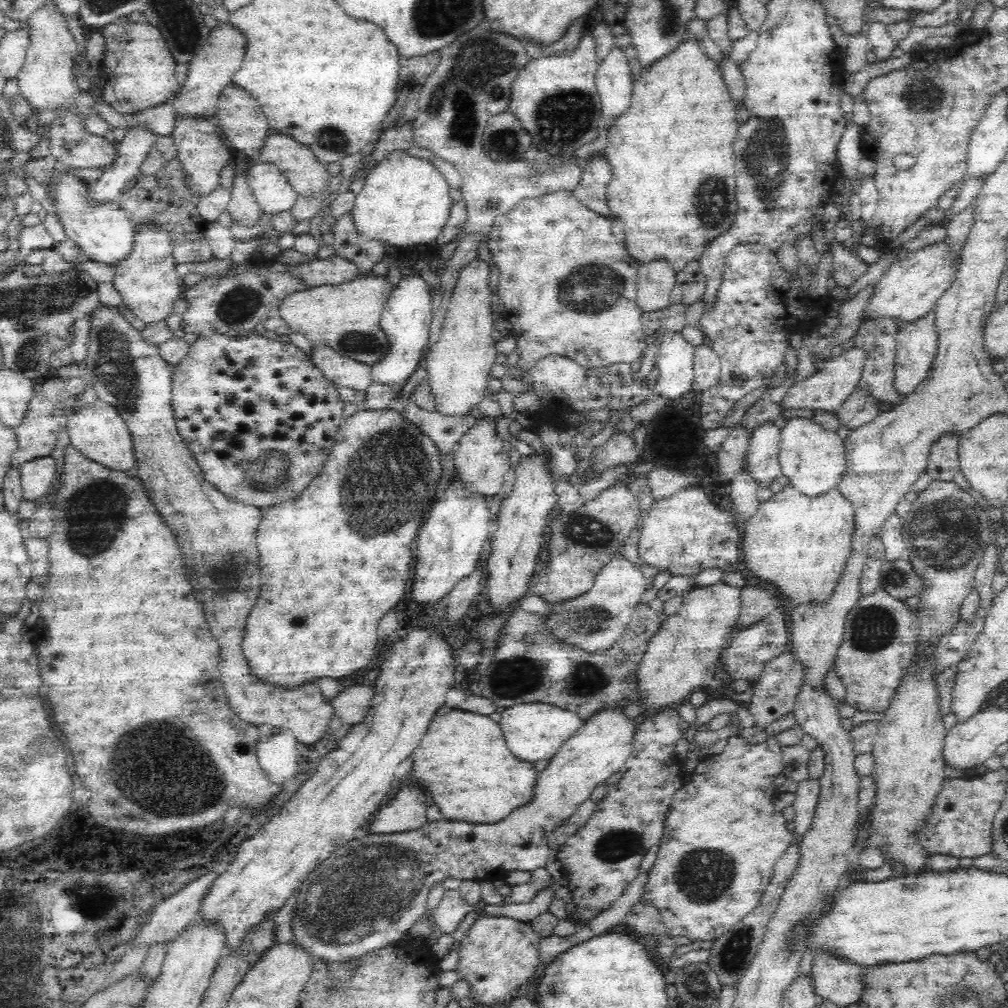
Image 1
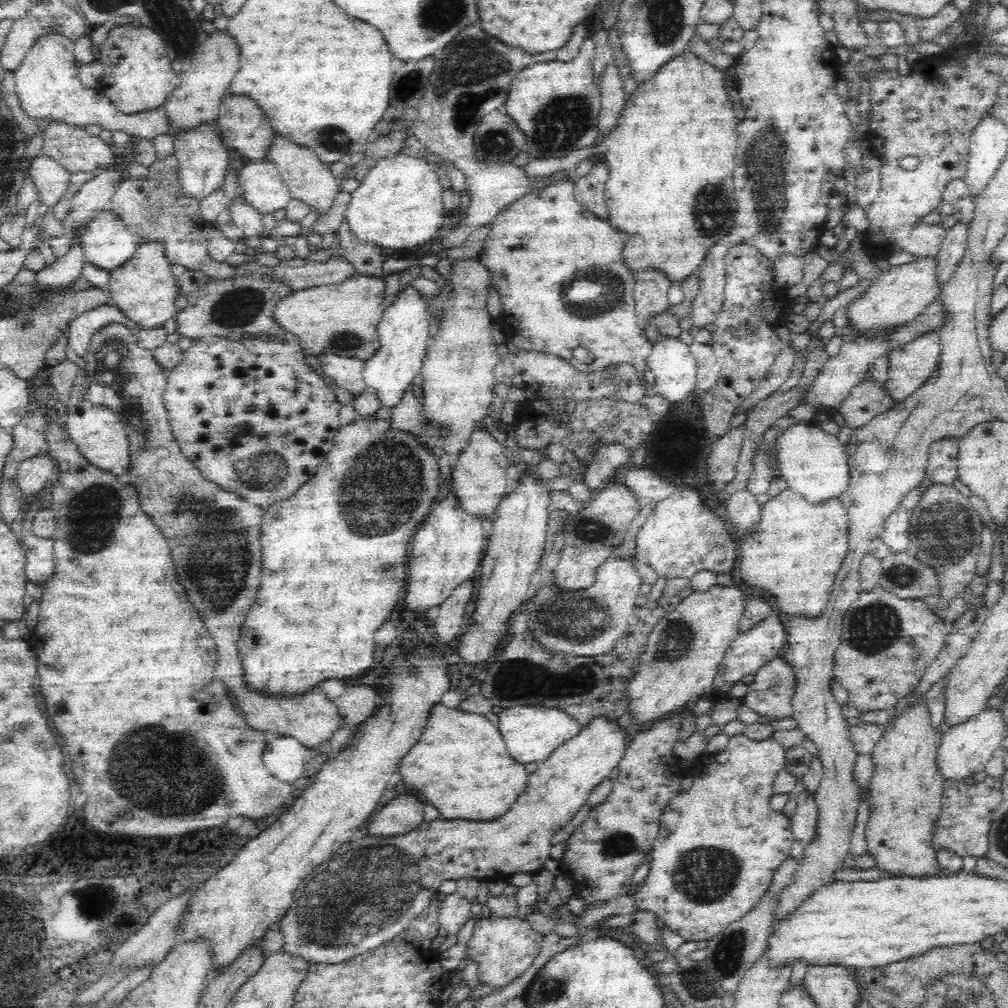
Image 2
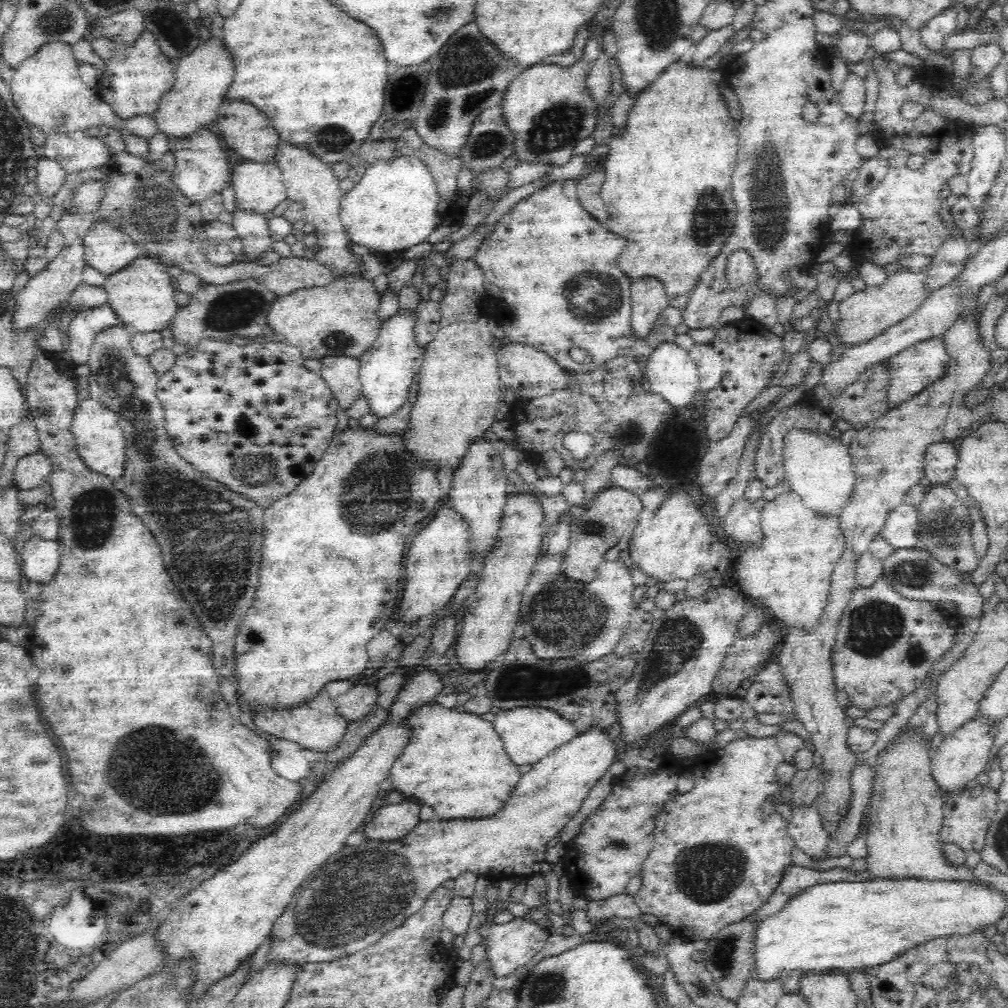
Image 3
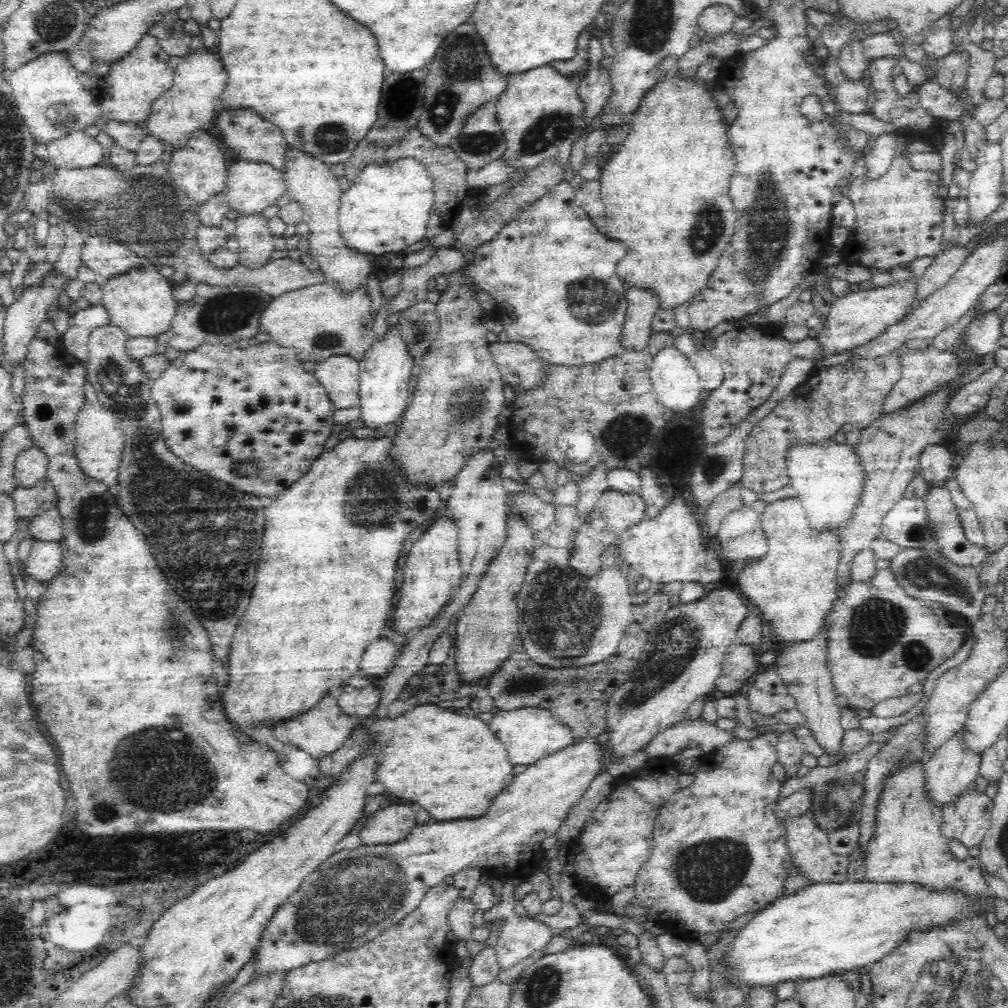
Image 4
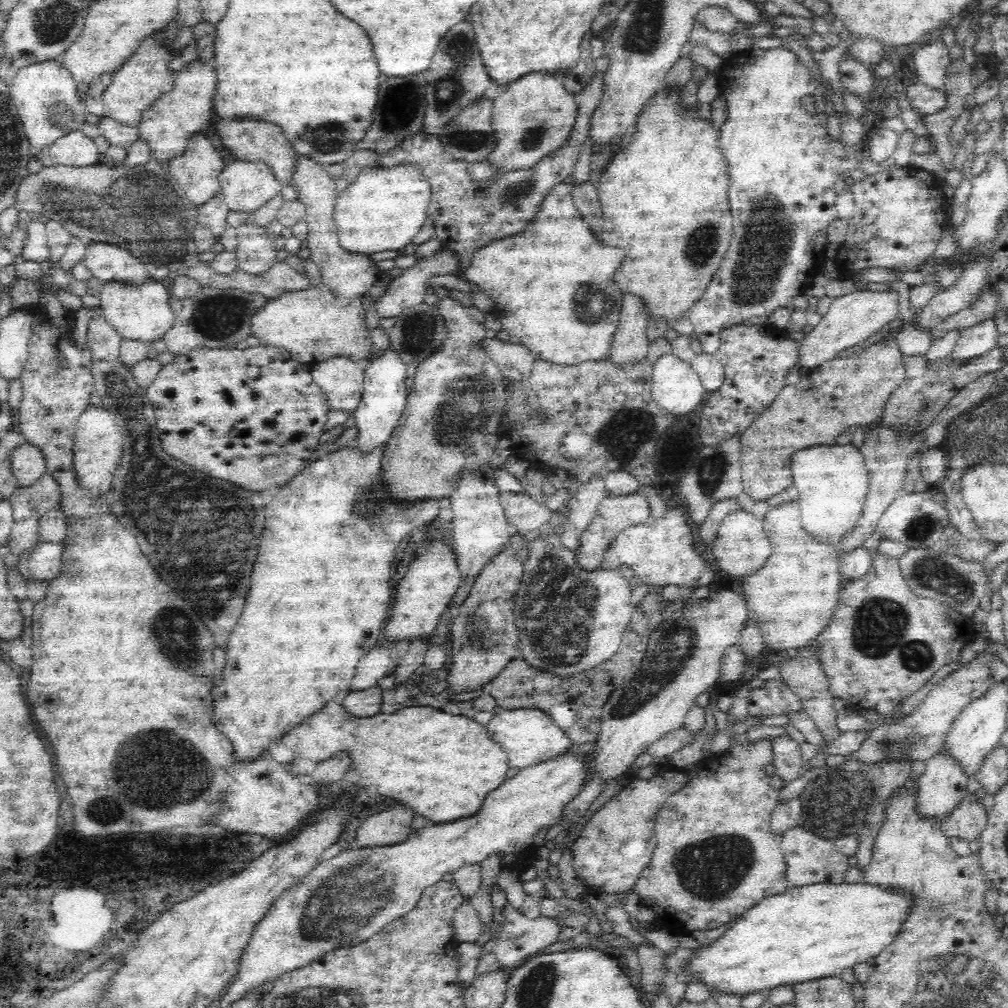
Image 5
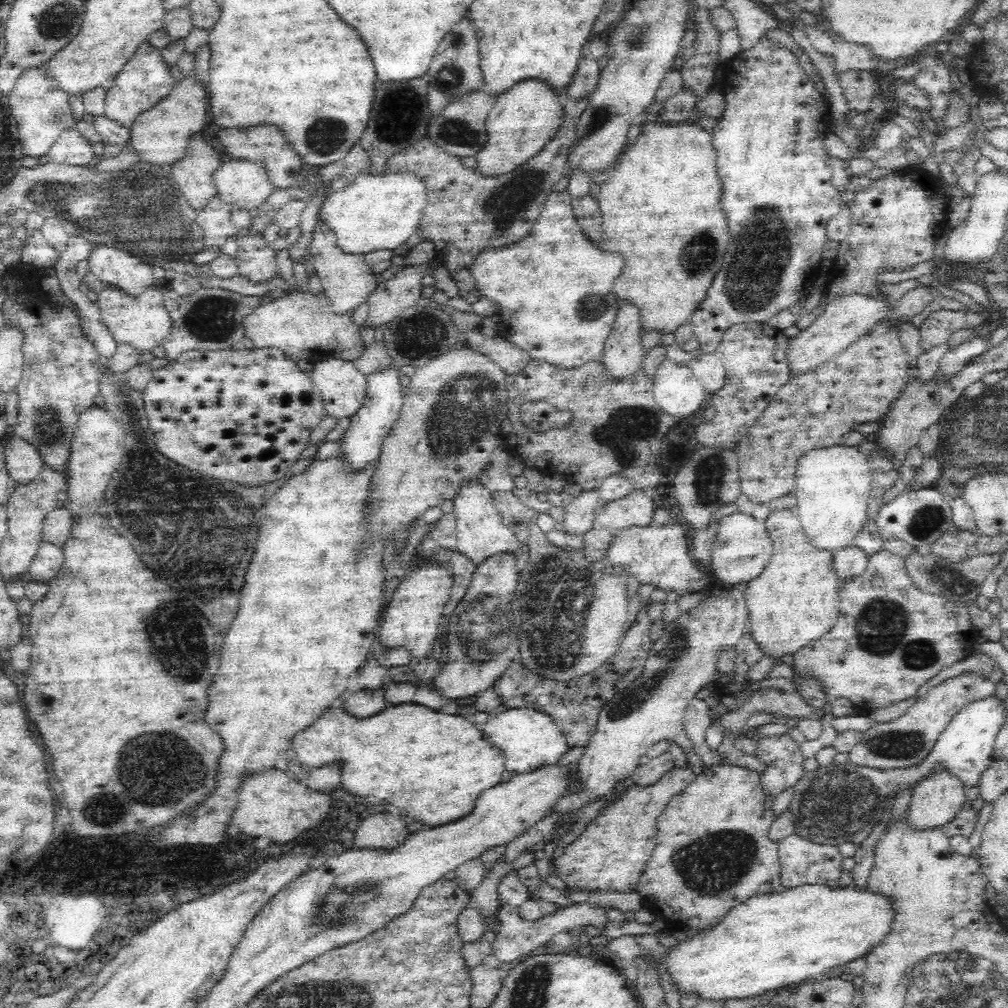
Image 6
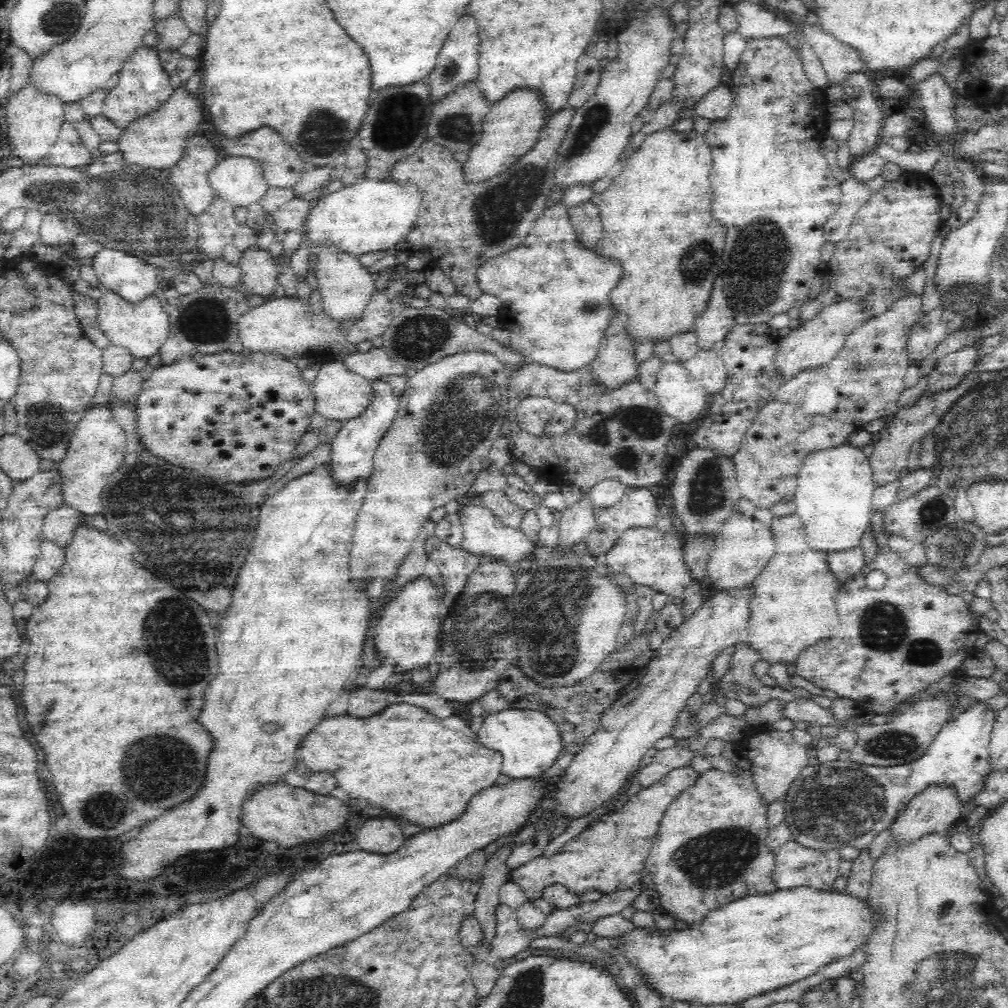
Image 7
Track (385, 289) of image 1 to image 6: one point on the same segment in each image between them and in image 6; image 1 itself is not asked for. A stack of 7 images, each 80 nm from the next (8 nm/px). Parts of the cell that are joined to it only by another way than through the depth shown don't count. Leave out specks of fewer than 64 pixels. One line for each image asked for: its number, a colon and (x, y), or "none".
2: (342, 318)
3: (340, 318)
4: (318, 322)
5: (308, 323)
6: (301, 324)

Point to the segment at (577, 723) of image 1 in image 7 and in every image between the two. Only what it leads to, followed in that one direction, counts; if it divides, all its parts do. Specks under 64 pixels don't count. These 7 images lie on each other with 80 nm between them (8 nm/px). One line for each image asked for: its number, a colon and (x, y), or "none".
2: (531, 734)
3: (529, 734)
4: (529, 734)
5: (529, 736)
6: (530, 740)
7: (528, 741)

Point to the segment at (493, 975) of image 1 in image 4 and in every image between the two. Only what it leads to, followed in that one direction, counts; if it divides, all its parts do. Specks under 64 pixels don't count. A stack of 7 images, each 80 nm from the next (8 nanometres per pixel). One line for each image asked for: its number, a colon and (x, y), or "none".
2: (503, 948)
3: (508, 946)
4: (520, 936)

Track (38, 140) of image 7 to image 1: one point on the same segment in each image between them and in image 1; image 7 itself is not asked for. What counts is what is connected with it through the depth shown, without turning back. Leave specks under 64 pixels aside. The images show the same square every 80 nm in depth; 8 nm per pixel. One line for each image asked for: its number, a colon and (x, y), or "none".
1: (45, 80)
2: (48, 87)
3: (47, 89)
4: (47, 92)
5: (46, 100)
6: (41, 111)

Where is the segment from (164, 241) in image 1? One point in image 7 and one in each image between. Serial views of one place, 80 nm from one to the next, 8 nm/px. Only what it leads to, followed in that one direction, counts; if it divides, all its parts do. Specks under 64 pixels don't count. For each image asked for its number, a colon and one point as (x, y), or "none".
2: (144, 289)
3: (142, 296)
4: (140, 302)
5: (143, 314)
6: (143, 323)
7: (141, 329)

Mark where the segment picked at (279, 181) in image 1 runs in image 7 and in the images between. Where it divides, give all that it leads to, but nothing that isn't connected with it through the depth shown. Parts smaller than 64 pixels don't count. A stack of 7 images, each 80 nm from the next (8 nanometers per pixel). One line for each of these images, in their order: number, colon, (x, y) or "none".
2: (260, 185)
3: (258, 188)
4: (250, 187)
5: (245, 186)
6: (243, 184)
7: (238, 180)

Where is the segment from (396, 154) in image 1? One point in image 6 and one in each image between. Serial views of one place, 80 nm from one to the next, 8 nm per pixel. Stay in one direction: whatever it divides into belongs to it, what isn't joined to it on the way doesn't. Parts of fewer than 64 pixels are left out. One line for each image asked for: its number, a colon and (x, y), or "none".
2: (398, 204)
3: (392, 207)
4: (386, 210)
5: (383, 209)
6: (374, 212)

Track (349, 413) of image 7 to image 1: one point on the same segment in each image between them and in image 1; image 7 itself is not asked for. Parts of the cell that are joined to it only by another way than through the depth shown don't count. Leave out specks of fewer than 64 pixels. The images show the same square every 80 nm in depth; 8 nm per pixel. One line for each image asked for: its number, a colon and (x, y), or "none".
1: (344, 372)
2: (345, 373)
3: (341, 373)
4: (340, 376)
5: (341, 379)
6: (343, 389)

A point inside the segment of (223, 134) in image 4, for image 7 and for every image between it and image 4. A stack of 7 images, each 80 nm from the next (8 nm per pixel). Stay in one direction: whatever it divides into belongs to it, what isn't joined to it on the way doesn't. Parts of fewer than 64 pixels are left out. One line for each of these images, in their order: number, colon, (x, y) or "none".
5: (250, 141)
6: (283, 165)
7: (281, 166)

